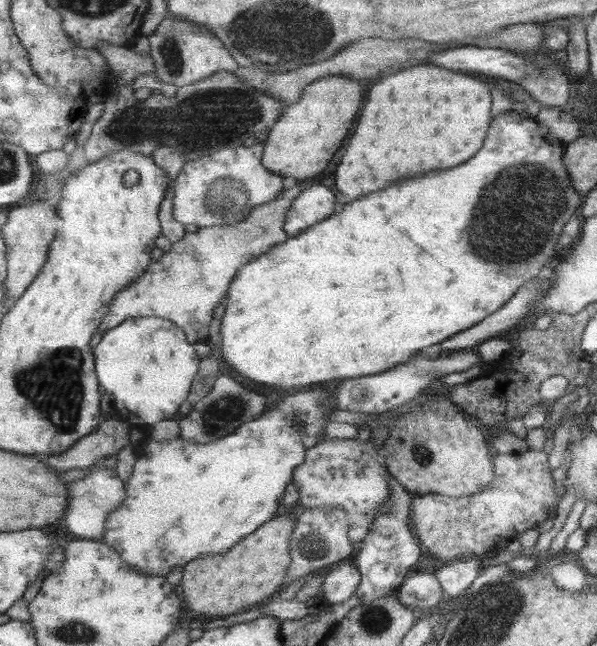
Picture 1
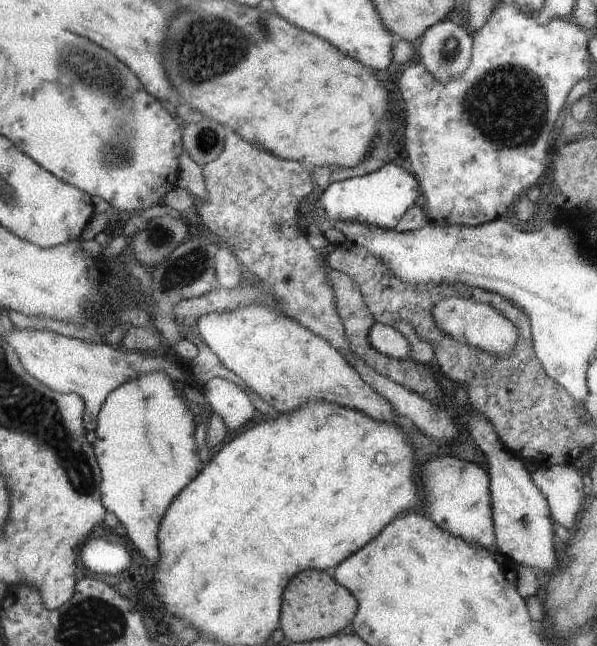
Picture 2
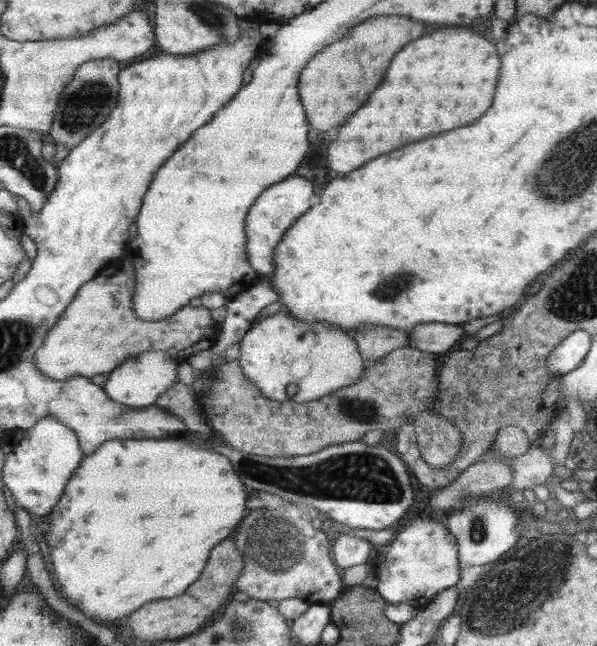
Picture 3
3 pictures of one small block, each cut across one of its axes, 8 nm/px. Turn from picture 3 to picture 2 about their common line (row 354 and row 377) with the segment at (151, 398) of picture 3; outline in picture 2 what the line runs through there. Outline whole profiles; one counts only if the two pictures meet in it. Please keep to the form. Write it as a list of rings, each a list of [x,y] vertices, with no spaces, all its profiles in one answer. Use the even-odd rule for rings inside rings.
[[[162,371],[141,374],[116,387],[103,402],[96,418],[96,441],[93,449],[101,470],[100,500],[124,525],[132,544],[146,557],[151,566],[159,559],[157,532],[160,521],[171,502],[192,482],[205,466],[198,455],[194,433],[198,422],[193,412],[177,393],[169,376]]]

